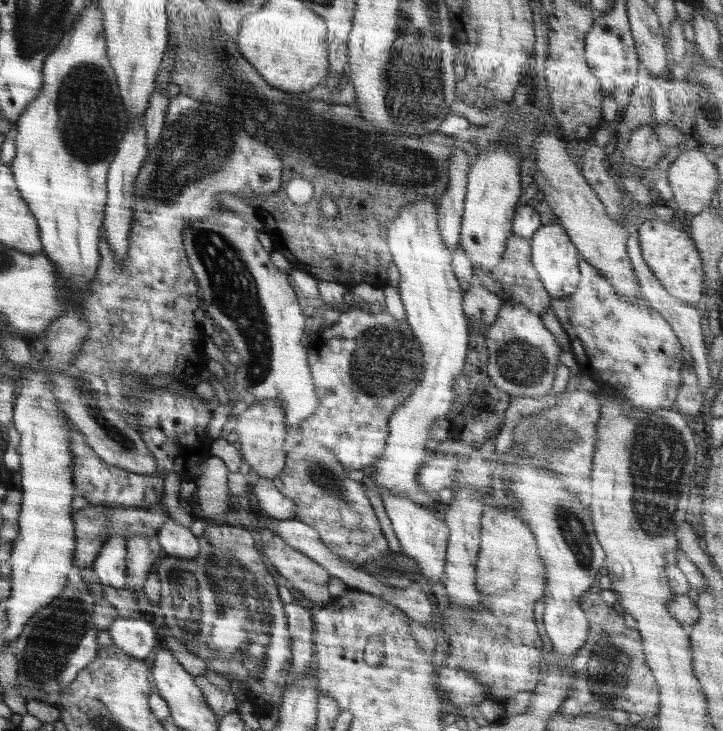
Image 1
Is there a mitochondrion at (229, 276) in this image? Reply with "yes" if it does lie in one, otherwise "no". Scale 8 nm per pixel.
yes

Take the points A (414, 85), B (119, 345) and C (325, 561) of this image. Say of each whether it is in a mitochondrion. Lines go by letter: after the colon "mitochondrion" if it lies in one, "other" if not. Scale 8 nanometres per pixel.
A: mitochondrion
B: other
C: other

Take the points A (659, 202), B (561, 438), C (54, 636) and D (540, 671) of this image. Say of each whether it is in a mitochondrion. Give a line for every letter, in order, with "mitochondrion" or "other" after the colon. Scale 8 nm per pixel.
A: other
B: mitochondrion
C: mitochondrion
D: other

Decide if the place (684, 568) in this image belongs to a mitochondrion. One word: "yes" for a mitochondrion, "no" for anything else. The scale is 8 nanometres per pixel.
no

